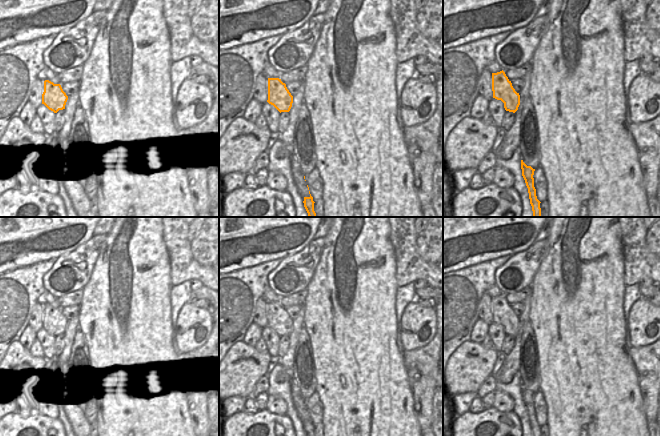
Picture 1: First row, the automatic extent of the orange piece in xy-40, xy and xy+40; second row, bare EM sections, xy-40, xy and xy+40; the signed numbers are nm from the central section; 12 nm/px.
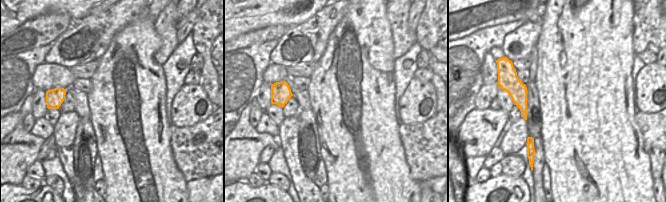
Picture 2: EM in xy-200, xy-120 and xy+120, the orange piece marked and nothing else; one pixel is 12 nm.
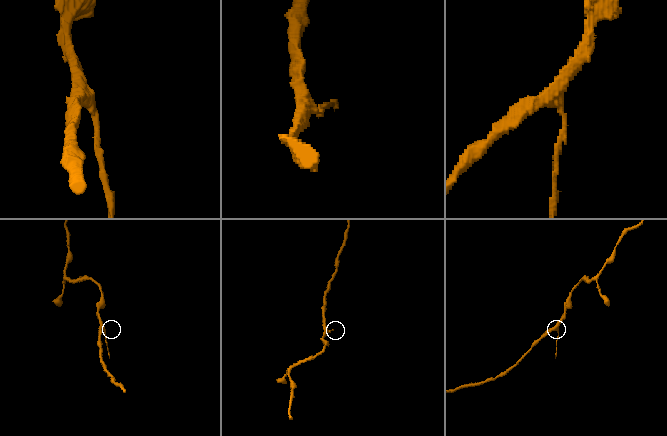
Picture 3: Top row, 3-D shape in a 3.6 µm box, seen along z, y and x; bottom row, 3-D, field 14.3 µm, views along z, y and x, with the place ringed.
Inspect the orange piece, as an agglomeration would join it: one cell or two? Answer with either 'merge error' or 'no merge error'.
merge error

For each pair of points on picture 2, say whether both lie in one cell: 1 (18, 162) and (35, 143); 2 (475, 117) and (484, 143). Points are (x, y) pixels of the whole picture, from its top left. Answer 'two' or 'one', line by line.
1: one
2: one

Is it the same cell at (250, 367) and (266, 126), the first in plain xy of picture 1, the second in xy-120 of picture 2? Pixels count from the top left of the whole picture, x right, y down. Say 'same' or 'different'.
different

